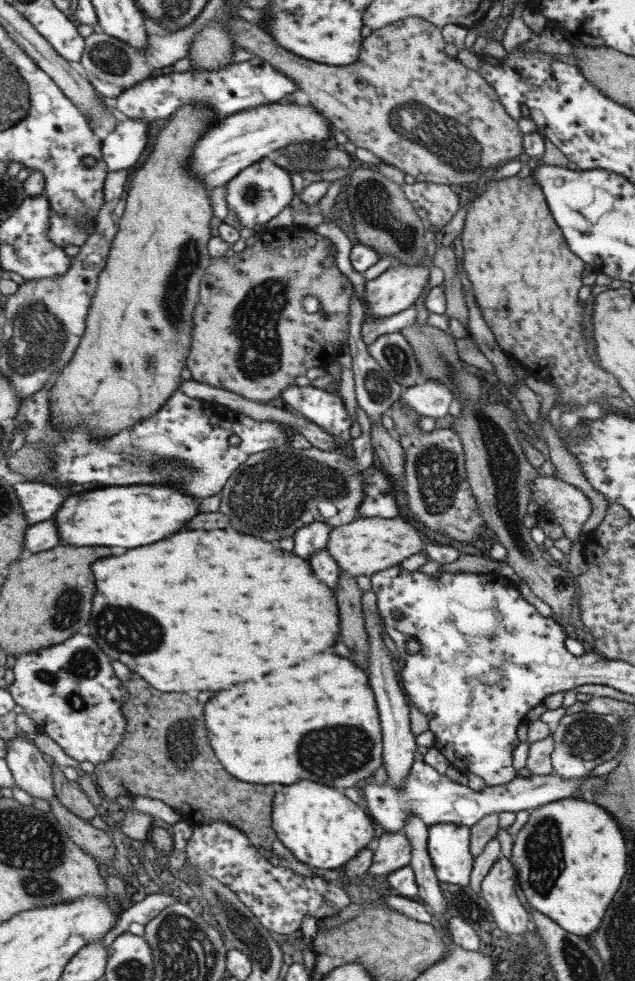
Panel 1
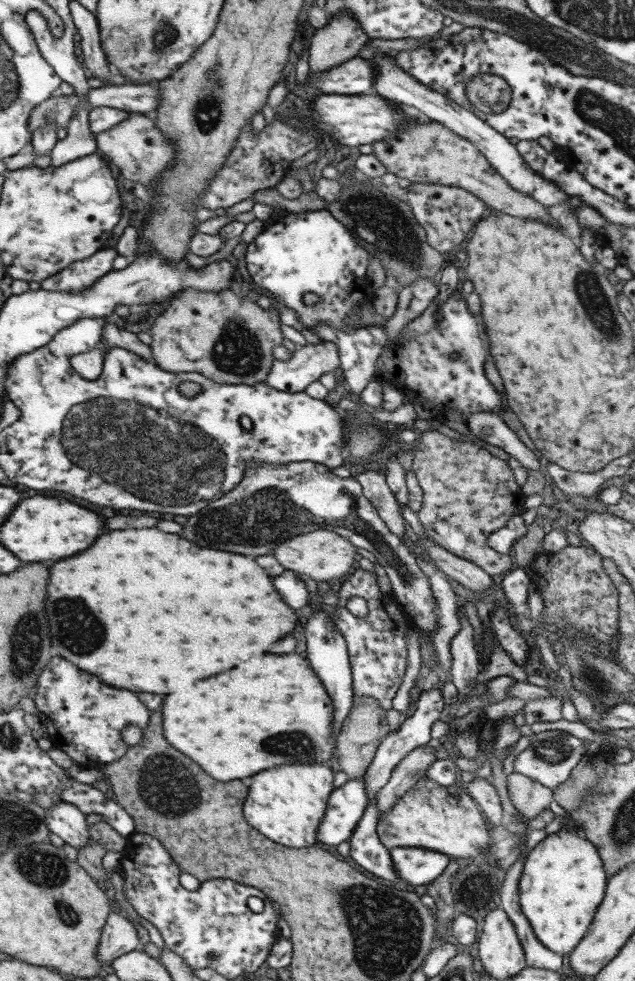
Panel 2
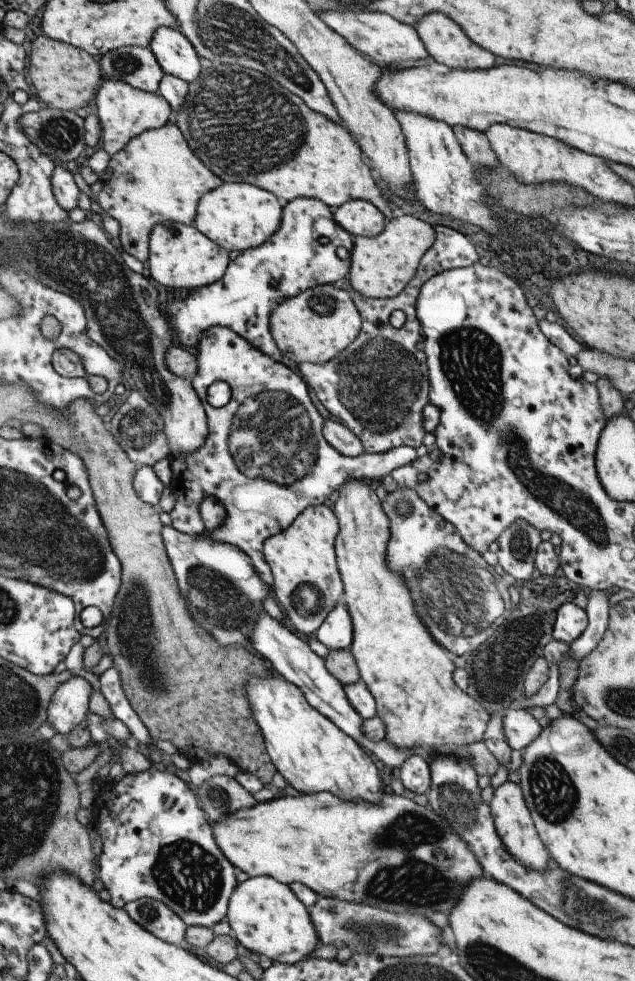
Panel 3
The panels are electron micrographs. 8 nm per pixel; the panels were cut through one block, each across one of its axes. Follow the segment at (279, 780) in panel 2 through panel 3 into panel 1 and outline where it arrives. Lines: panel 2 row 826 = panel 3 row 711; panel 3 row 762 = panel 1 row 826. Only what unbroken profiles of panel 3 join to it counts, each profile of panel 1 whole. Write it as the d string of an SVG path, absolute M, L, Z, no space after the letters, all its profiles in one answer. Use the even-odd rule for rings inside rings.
M298 782L290 786L282 786L275 791L272 804L272 826L277 838L281 840L301 862L314 868L336 869L345 865L354 858L361 850L365 850L371 842L376 842L379 829L372 818L364 811L362 804L355 804L344 795L343 790L314 784L314 782Z

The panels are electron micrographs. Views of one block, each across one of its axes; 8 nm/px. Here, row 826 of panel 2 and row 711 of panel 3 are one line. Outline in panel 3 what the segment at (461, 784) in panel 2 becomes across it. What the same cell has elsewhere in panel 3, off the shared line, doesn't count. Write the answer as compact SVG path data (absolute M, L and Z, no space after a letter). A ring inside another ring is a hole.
M350 479L336 491L329 504L339 522L335 553L345 590L344 604L353 622L350 650L358 665L361 680L370 689L377 703L377 716L385 726L385 740L401 749L444 746L462 748L482 741L491 713L468 692L458 688L453 679L456 669L452 663L454 657L432 638L421 618L416 616L413 598L410 598L405 579L391 571L386 564L390 523L376 491L366 481Z

